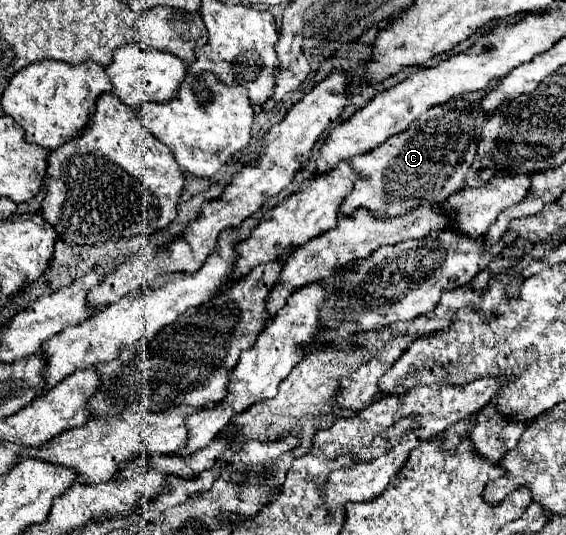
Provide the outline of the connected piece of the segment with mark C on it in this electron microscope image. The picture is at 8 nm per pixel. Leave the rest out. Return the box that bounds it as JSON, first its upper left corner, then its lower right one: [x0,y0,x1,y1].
[340,100,488,218]

